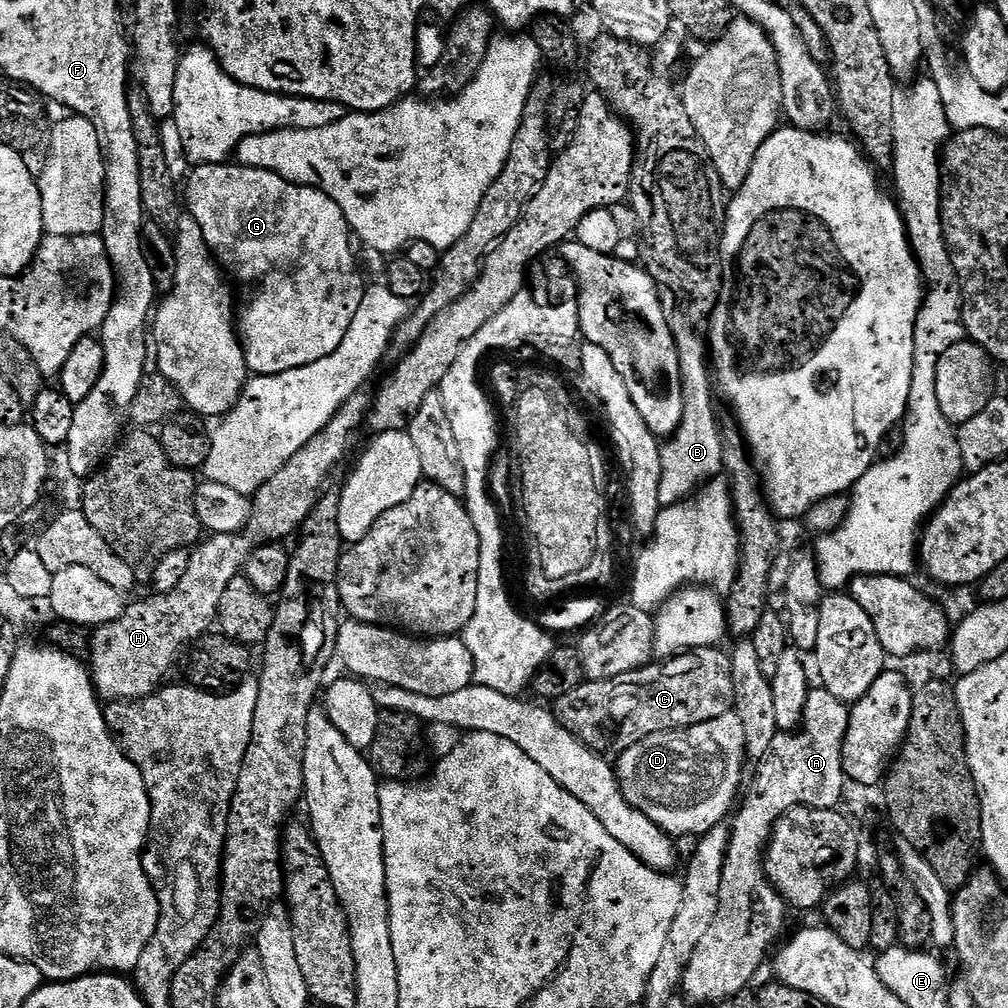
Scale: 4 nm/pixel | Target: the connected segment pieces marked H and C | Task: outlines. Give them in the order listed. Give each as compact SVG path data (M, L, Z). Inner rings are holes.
M351 396L339 408L338 414L322 429L287 460L286 466L278 470L270 482L260 487L252 498L252 514L250 522L239 532L230 534L213 533L192 552L190 569L186 570L185 577L172 591L152 592L151 595L134 603L127 603L124 612L114 622L101 624L93 632L92 638L92 664L90 663L90 675L93 679L93 687L97 695L106 702L119 702L122 700L140 700L151 696L165 683L165 680L179 662L184 647L191 647L202 640L217 623L220 606L226 586L247 567L250 555L254 550L264 544L277 543L286 540L286 537L298 532L308 520L310 514L317 506L317 502L329 489L329 484L334 471L336 471L351 452L360 428L363 429L367 421L367 413L364 411L364 402L360 398Z
M716 646L697 648L663 662L652 662L639 671L622 674L612 680L588 680L555 701L554 711L577 738L601 754L624 752L630 746L642 742L642 738L650 738L650 734L710 722L737 707L737 676L733 672L732 657L727 651L724 653L720 650Z

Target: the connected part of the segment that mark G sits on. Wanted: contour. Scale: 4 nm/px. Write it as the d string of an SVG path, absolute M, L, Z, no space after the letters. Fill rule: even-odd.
M221 162L218 164L201 163L192 172L192 177L186 184L186 208L191 216L202 226L202 234L206 238L209 248L214 250L214 255L221 265L230 273L231 279L244 287L244 309L238 312L238 335L244 346L244 357L248 363L249 373L258 376L273 376L282 374L286 370L294 370L298 366L310 366L310 362L318 362L318 358L326 358L338 350L342 338L350 330L350 322L354 314L358 314L358 306L362 302L366 291L366 283L356 269L356 256L352 253L353 233L348 226L348 217L338 206L333 196L327 196L318 188L307 184L296 184L279 176L277 172L262 168L246 168L239 162Z

